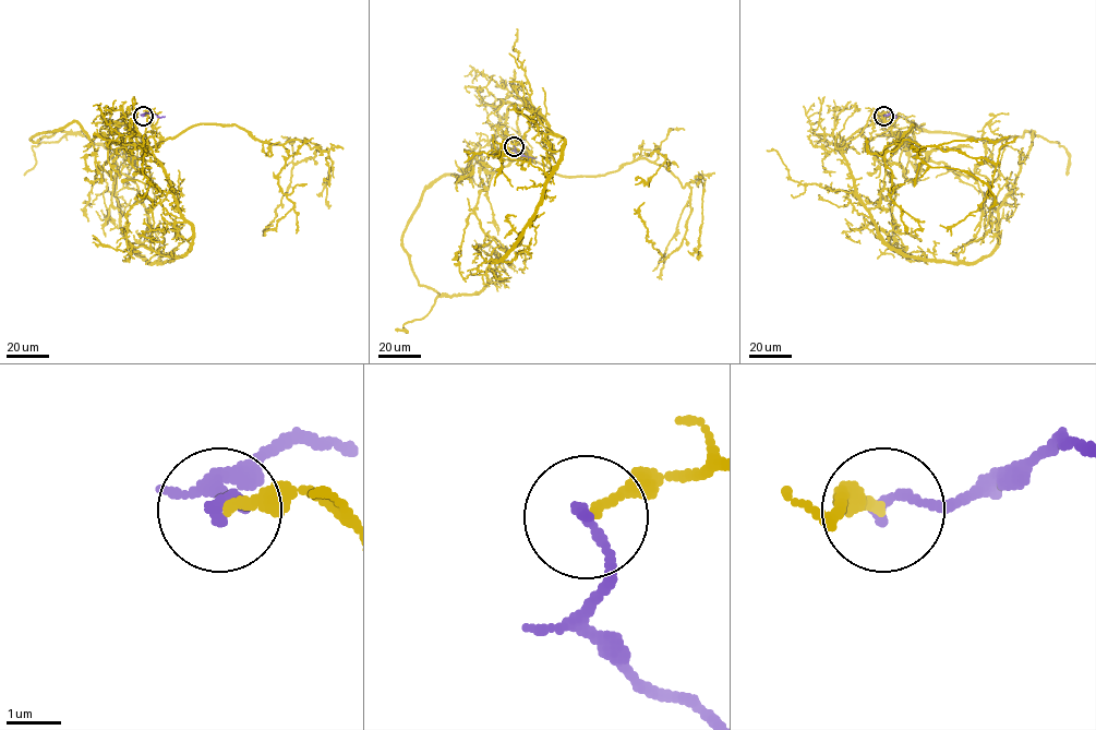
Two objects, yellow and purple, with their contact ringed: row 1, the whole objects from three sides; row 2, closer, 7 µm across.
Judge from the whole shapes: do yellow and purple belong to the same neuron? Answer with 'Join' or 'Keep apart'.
Join

